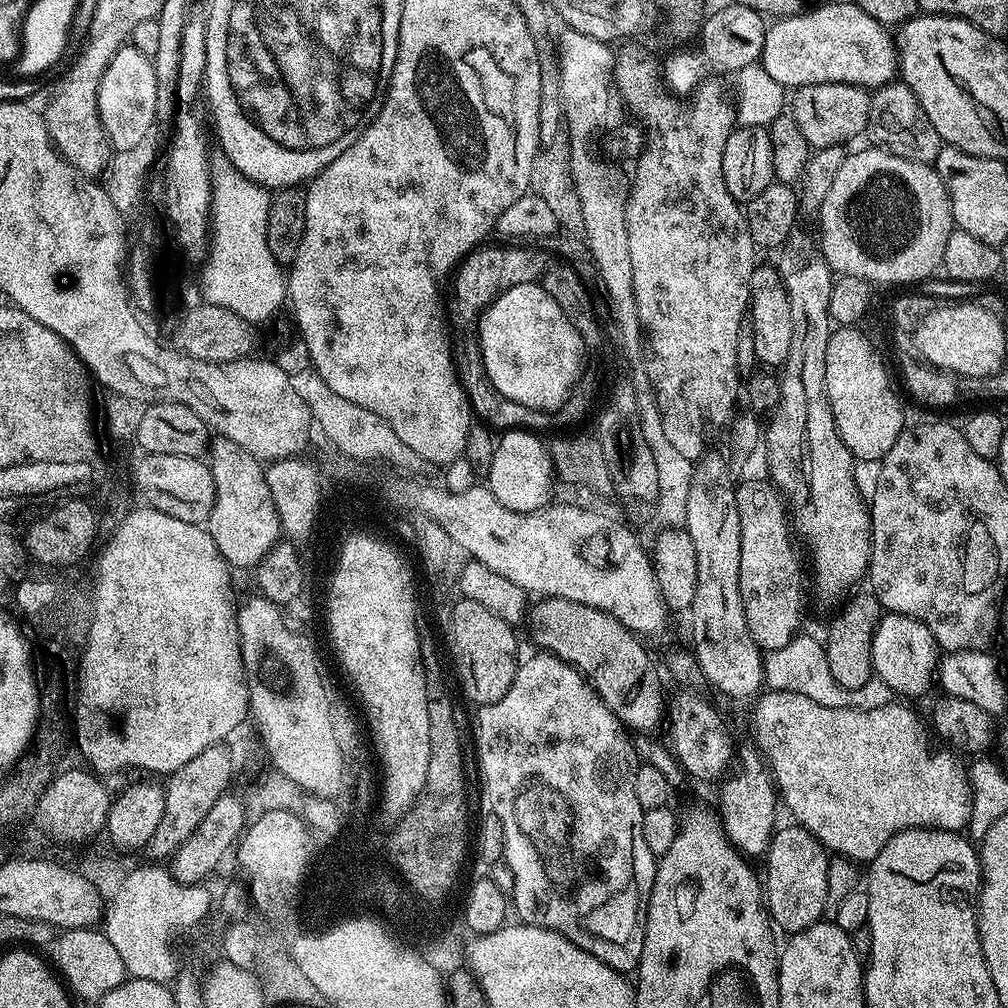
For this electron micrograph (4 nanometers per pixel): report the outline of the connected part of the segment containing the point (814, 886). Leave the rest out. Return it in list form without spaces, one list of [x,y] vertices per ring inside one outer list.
[[[780,826],[772,833],[772,841],[768,844],[766,853],[768,865],[764,868],[764,876],[762,872],[762,895],[766,901],[766,911],[771,923],[779,931],[781,928],[784,934],[801,932],[810,927],[811,924],[821,923],[822,917],[825,915],[824,907],[828,901],[828,895],[826,894],[826,870],[828,869],[830,853],[806,829],[799,826],[791,827],[784,828],[784,826]]]

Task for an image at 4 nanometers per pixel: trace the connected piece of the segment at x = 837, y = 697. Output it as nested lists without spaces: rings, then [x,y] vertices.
[[[797,634],[789,644],[782,646],[782,650],[774,650],[764,657],[764,682],[773,692],[789,692],[803,694],[818,706],[831,708],[857,708],[858,710],[878,710],[878,706],[893,703],[894,693],[882,678],[873,675],[866,686],[858,686],[858,690],[846,690],[846,686],[839,684],[830,674],[830,662],[826,662],[826,650],[819,639],[812,636]]]

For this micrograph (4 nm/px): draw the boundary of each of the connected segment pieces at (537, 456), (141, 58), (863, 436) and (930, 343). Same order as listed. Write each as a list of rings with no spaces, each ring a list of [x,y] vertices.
[[[508,430],[504,437],[496,440],[494,462],[490,462],[490,474],[486,486],[506,506],[506,510],[515,512],[533,512],[547,505],[553,499],[552,482],[554,469],[548,444],[540,441],[535,431]]]
[[[131,46],[118,49],[110,62],[110,66],[106,66],[98,86],[98,114],[108,135],[108,143],[112,145],[115,151],[129,150],[145,137],[149,127],[156,122],[157,106],[158,78],[154,74],[152,57]]]
[[[840,326],[826,346],[826,394],[838,434],[857,461],[879,462],[906,427],[900,400],[888,381],[884,360],[856,326]]]
[[[980,302],[948,304],[945,308],[944,305],[937,306],[933,312],[922,318],[919,355],[932,367],[943,369],[946,373],[955,373],[958,377],[965,377],[967,372],[992,372],[992,368],[1000,364],[1000,351],[1006,347],[1002,325],[1002,320],[989,310],[984,310]]]

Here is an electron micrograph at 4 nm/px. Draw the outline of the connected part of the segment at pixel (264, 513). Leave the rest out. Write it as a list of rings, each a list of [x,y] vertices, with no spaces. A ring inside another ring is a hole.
[[[223,438],[211,441],[211,452],[210,467],[216,497],[206,523],[208,533],[214,538],[222,558],[229,566],[236,570],[255,569],[282,536],[279,515],[267,486],[265,465],[256,460],[254,454],[246,454],[246,450],[238,446],[238,442]]]

